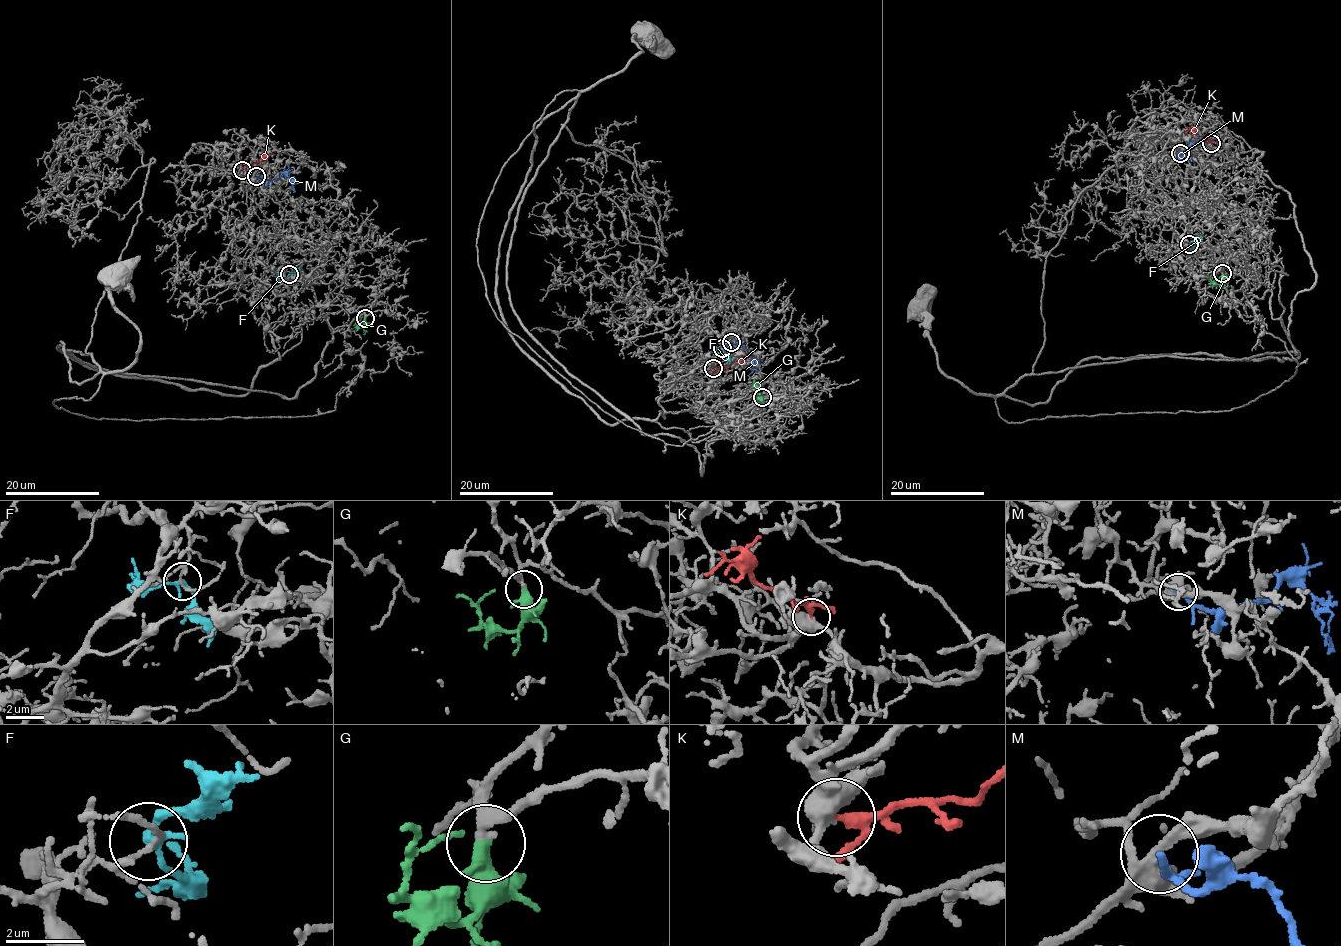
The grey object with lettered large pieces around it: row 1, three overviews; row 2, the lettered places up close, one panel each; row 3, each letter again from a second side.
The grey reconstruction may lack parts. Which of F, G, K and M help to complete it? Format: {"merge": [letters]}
{"merge": ["G", "K"]}

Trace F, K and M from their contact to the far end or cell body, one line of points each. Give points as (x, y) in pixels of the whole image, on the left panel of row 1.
F: (289, 275), (280, 278), (274, 268)
K: (242, 169), (275, 154)
M: (256, 177), (270, 181), (285, 173), (294, 192)

